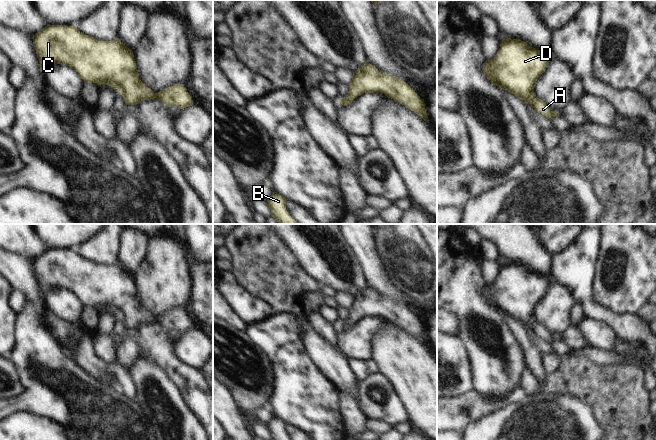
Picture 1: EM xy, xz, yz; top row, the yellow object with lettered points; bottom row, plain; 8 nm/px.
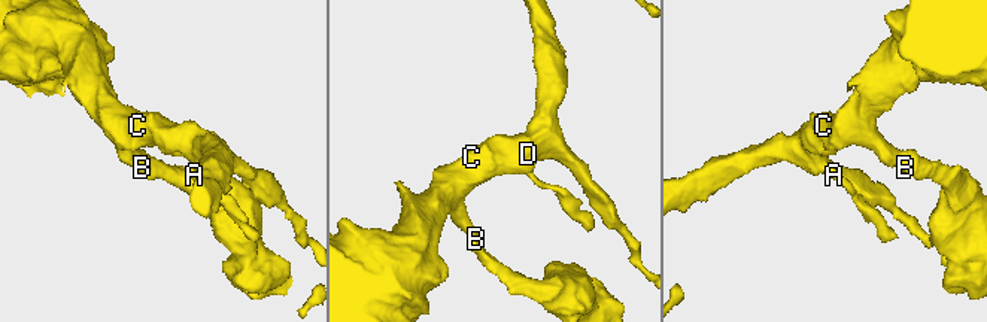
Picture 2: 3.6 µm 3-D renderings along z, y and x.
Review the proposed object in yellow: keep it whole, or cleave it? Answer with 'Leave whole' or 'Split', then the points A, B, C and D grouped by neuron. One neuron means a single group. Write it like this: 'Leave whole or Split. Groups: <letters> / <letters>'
Leave whole. Groups: A B C D

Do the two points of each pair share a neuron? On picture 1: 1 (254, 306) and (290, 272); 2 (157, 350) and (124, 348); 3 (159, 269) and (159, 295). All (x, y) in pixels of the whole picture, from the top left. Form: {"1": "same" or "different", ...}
{"1": "different", "2": "different", "3": "same"}

